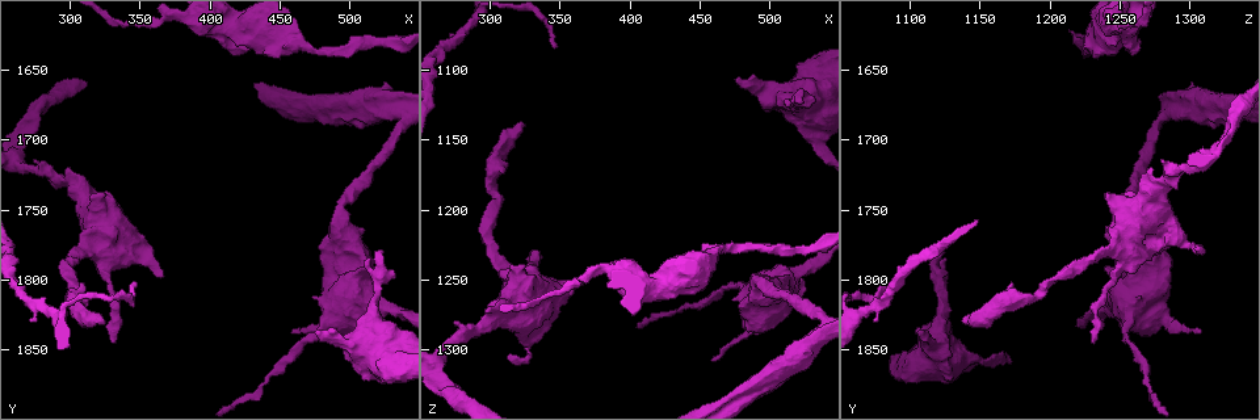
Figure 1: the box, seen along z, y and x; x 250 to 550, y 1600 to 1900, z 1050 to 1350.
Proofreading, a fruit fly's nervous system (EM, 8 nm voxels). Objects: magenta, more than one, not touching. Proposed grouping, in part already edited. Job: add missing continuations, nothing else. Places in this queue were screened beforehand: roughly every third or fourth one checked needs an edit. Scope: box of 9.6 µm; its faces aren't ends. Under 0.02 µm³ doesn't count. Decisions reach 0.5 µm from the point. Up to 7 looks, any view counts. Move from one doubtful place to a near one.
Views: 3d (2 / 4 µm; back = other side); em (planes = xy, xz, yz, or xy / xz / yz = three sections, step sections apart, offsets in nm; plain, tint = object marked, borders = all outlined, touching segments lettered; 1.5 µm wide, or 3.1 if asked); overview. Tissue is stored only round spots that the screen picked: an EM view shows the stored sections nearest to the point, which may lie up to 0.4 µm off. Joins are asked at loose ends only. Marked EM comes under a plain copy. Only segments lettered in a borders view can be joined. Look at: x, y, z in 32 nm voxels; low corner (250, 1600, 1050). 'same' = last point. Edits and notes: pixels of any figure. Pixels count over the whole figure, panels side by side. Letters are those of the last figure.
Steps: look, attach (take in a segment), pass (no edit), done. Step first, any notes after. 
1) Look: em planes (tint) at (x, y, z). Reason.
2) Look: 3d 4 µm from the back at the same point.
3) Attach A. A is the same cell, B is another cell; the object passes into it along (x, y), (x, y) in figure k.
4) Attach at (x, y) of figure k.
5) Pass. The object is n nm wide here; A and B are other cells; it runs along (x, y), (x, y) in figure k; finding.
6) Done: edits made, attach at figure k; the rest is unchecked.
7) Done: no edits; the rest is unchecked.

Look: em planes (borders) at (348, 1802, 1084). Thin end.

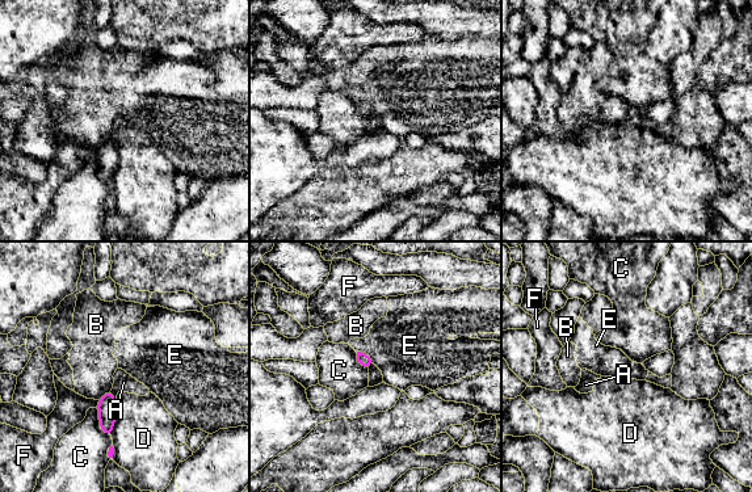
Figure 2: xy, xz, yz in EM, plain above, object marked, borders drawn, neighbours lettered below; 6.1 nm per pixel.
Pass. The longest contact is with D, 240 nm; A, B, C, D, E and F are other cells; a border runs along (357, 350), (365, 352), (374, 364) in figure 2; none of them fits.

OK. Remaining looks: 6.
Look: em planes (borders) at (494, 1846, 1128). Thick end.

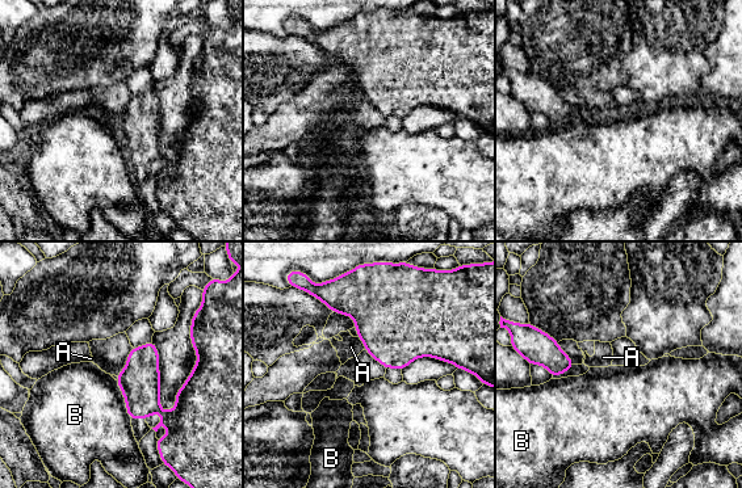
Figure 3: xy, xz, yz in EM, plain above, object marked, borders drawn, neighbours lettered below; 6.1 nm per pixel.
Pass. A and B are other cells; a border runs along (357, 337), (365, 349) in figure 3; none of them fits.

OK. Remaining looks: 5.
Look: em planes (borders) at (522, 1782, 1124). An open end.

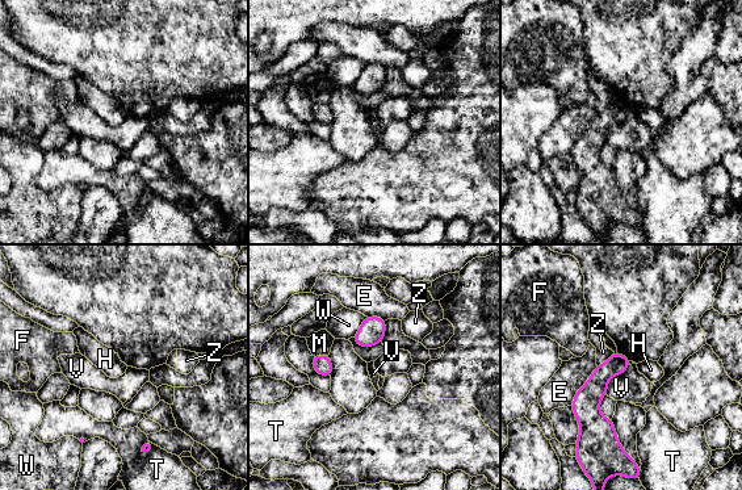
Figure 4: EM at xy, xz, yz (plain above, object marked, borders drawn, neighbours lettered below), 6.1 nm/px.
Pass. The longest contact is with E, 300 nm; E, F, H, M, T, V, W and Z are other cells; a border runs along (629, 364), (611, 377), (606, 394) in figure 4; no lettered segment goes on from it.

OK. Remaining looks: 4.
Done: no edits; the rest is unchecked.

